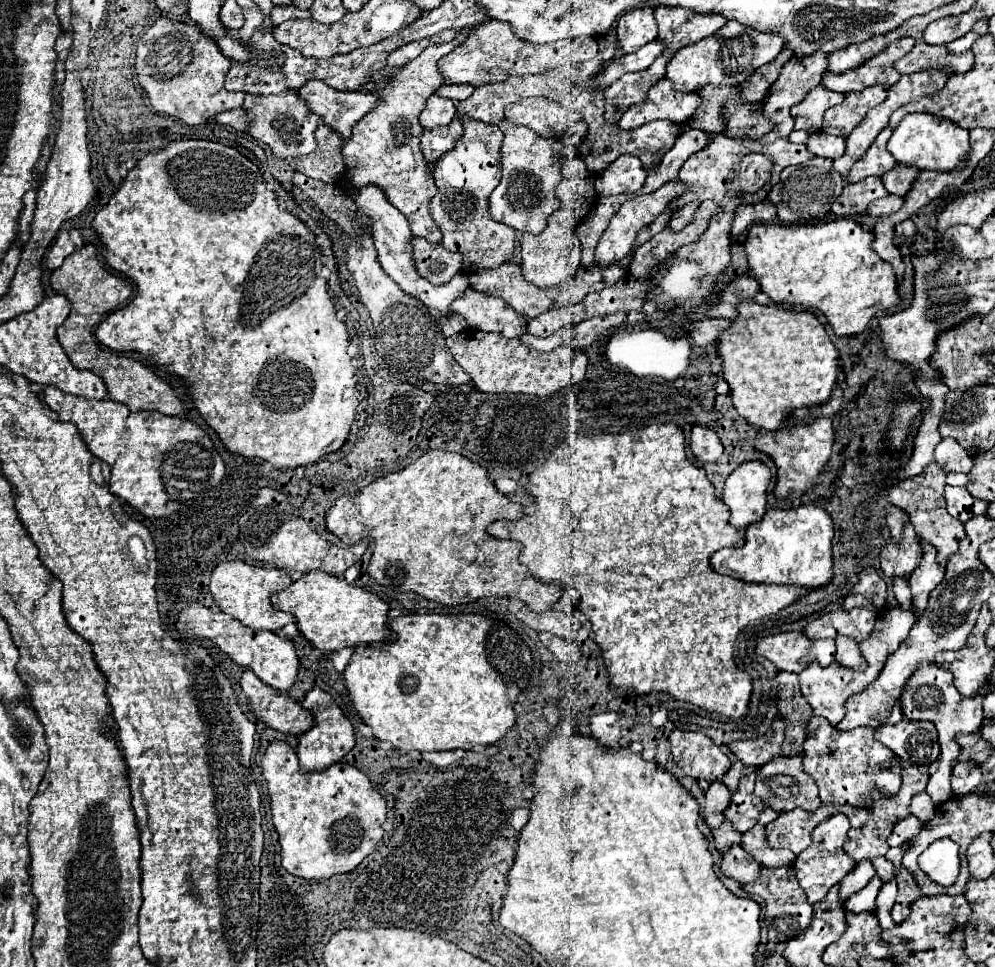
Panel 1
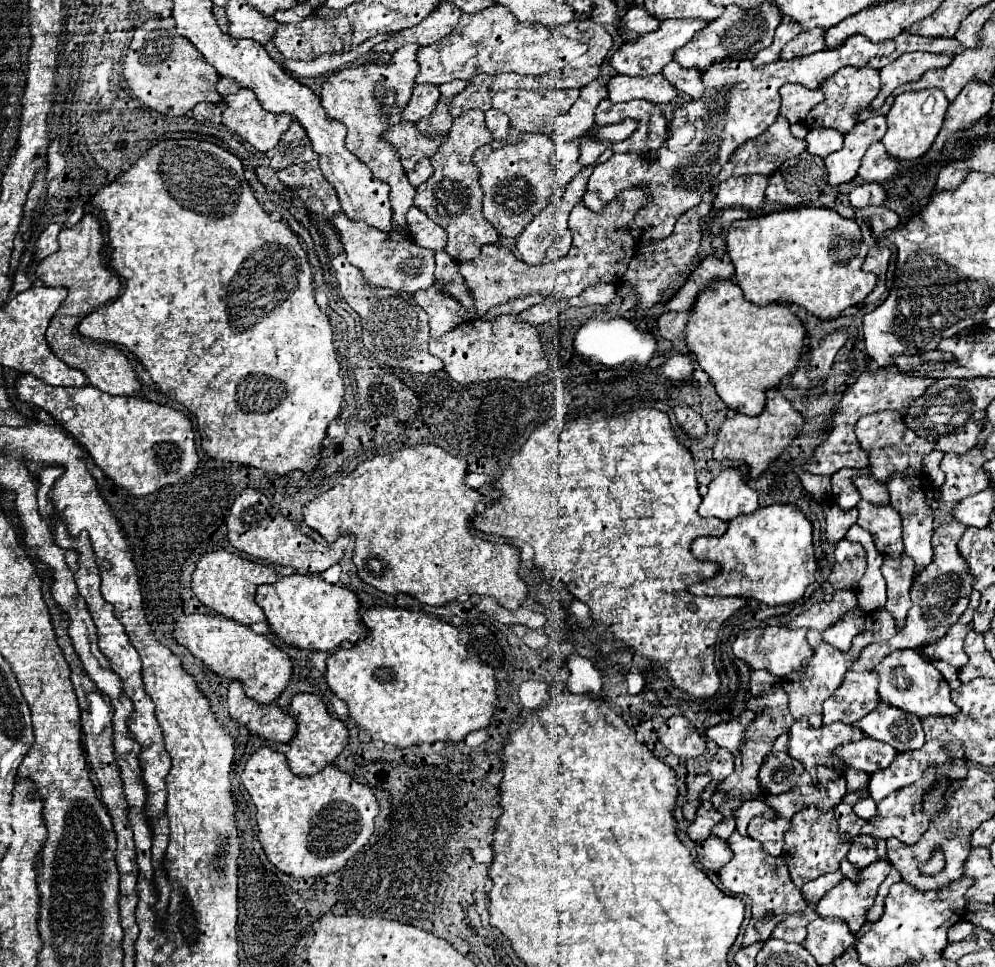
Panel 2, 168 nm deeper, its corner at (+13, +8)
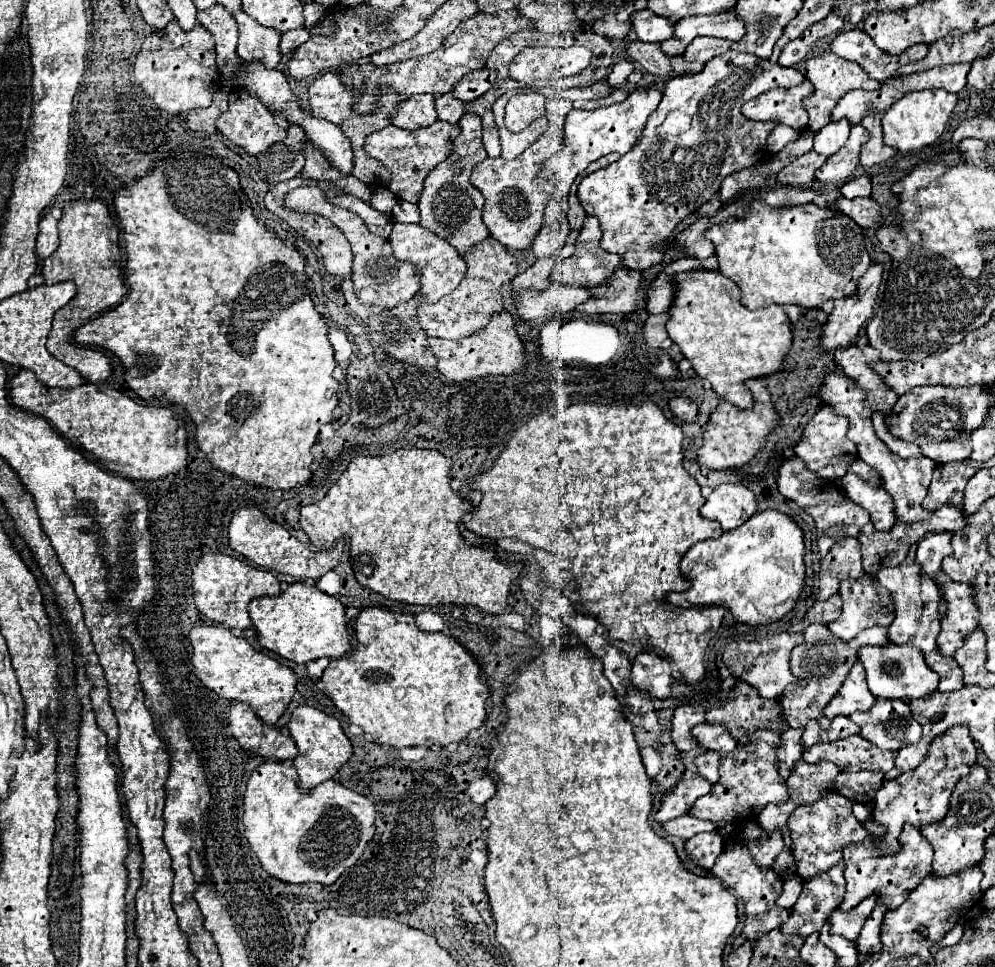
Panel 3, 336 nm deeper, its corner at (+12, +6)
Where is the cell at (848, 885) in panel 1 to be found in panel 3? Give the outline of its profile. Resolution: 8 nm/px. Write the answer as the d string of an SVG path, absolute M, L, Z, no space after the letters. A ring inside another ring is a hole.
M955 726L949 728L945 734L939 736L939 740L933 740L927 752L927 758L913 770L899 776L899 780L885 782L883 788L875 794L875 808L873 808L873 820L887 828L883 838L875 838L875 846L883 854L899 852L903 844L899 844L899 834L905 824L911 824L913 828L923 828L927 824L943 820L949 808L949 798L955 790L955 784L967 776L977 760L977 748L975 742L969 736L967 726Z

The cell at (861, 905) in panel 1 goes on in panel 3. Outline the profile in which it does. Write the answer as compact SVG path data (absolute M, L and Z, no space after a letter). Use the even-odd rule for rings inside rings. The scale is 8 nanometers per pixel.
M867 896L867 900L861 900L855 908L851 908L851 912L843 912L841 908L837 908L827 920L827 924L831 926L829 932L845 936L847 940L855 942L859 938L859 932L861 932L865 918L871 914L875 904L877 904L875 896Z

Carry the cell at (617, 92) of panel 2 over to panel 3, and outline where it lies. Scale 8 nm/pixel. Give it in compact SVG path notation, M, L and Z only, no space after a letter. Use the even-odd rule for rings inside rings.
M621 60L613 66L613 72L609 74L607 78L607 84L611 88L617 88L617 86L623 86L627 84L627 78L629 78L629 60Z

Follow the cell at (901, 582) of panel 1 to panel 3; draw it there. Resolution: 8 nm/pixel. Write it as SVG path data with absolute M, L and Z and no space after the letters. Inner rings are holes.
M917 544L911 546L905 562L901 562L899 566L893 566L893 568L881 568L877 572L879 584L883 584L891 592L893 606L895 606L895 620L889 626L889 640L893 644L911 644L911 646L919 648L925 656L927 666L933 672L937 672L941 678L939 690L953 692L953 690L963 688L963 672L959 672L959 666L955 664L953 658L945 658L937 650L935 640L939 634L939 612L937 612L939 592L937 592L937 586L929 578L925 578L925 576L921 578L919 566L915 562L915 550L917 550Z

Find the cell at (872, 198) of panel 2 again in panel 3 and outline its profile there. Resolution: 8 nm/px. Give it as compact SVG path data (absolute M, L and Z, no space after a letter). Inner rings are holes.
M867 176L853 178L841 186L841 194L845 198L859 198L859 196L867 198L867 196L871 196L871 180Z

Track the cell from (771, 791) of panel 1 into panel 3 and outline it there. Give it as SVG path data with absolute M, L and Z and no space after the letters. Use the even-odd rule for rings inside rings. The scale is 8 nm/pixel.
M789 728L785 736L781 738L781 746L777 748L777 762L779 762L779 776L783 780L789 778L793 772L793 766L797 760L801 760L803 746L801 746L801 734L803 730L793 730Z

